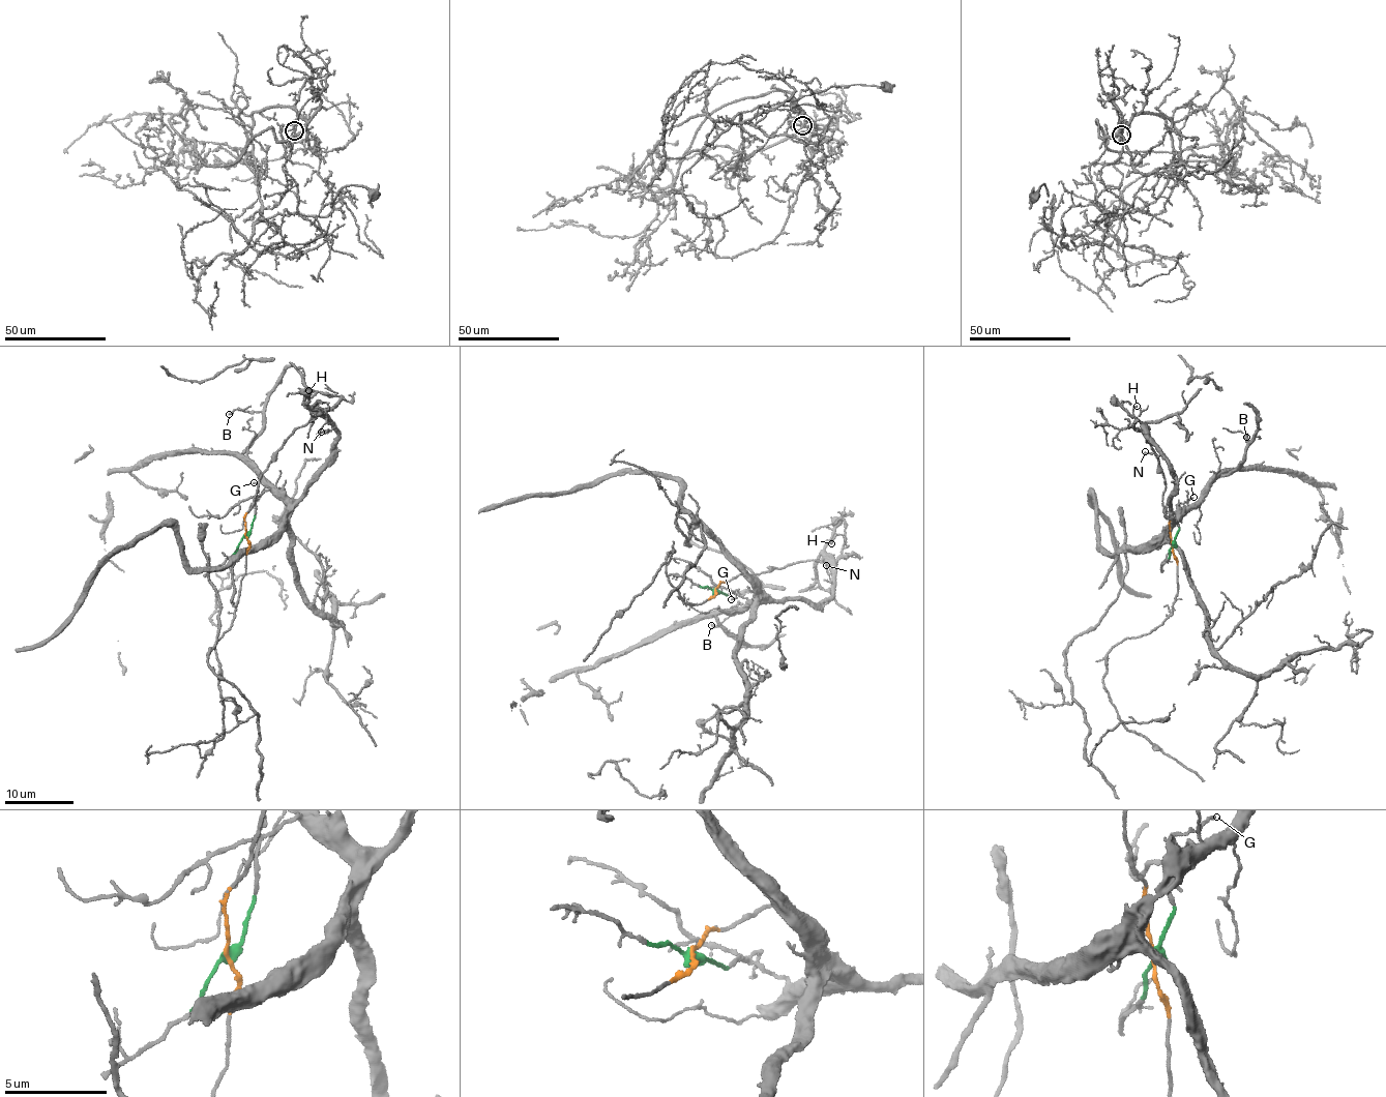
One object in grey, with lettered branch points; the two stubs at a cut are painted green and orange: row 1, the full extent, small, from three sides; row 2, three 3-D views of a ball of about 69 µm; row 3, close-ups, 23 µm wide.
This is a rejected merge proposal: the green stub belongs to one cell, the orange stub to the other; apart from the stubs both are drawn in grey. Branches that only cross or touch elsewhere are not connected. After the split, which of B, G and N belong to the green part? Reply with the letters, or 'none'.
B, G, N

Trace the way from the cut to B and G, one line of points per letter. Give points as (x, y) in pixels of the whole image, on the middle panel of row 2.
B: (714, 591), (727, 594), (732, 590), (746, 600), (744, 605), (716, 616), (717, 624), (741, 638), (711, 624)
G: (714, 591), (727, 594), (736, 590), (736, 597), (732, 599)

